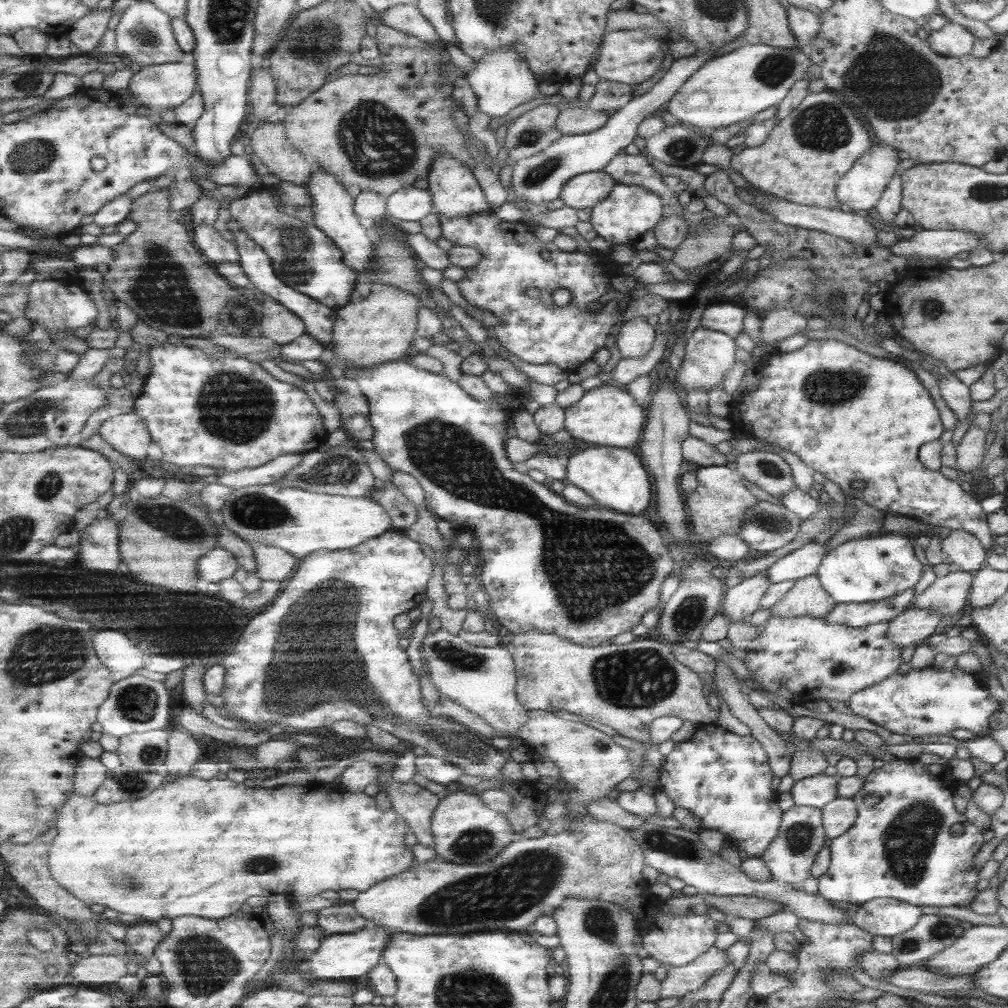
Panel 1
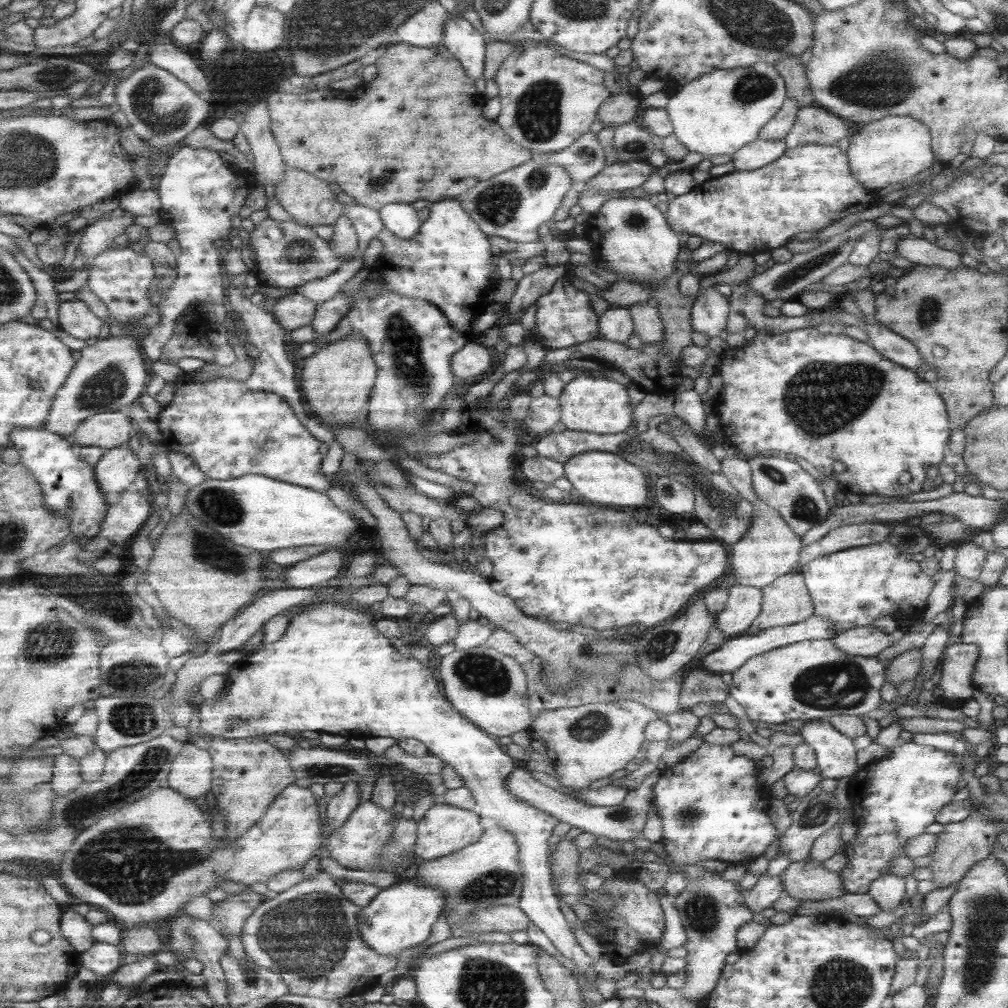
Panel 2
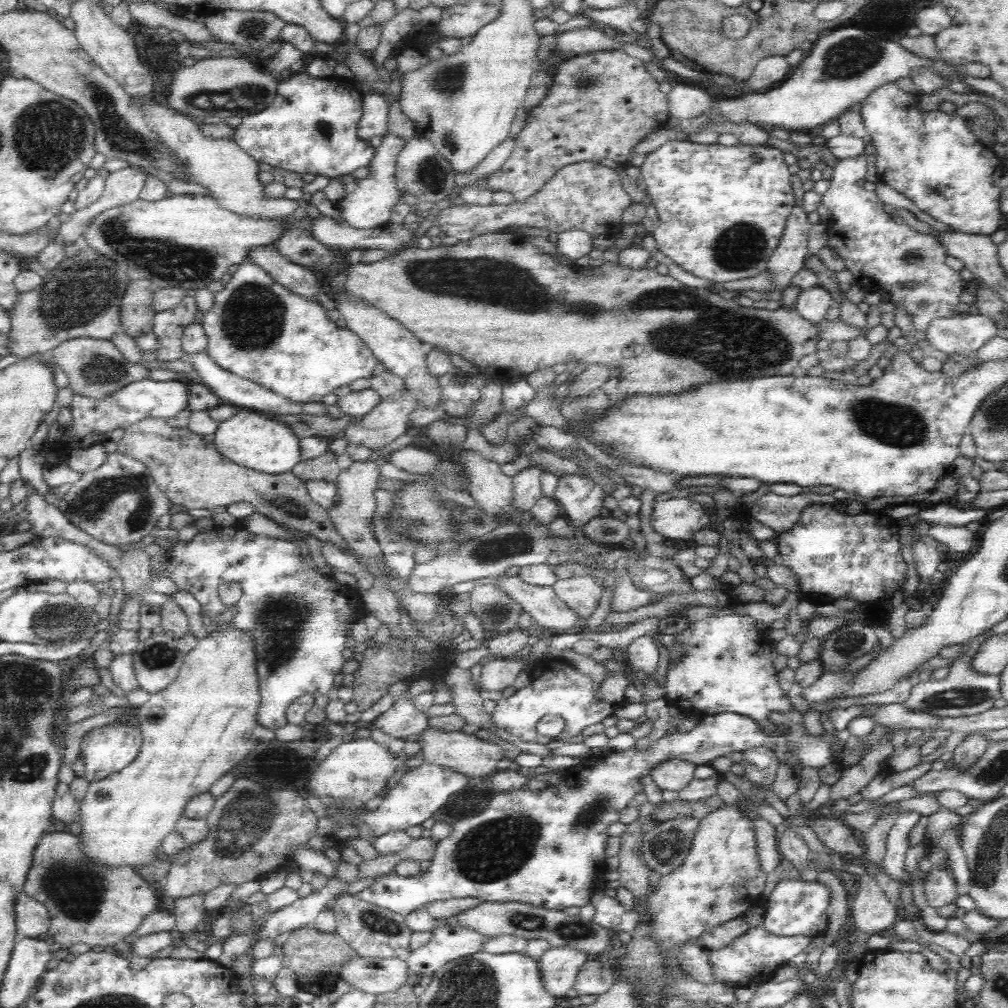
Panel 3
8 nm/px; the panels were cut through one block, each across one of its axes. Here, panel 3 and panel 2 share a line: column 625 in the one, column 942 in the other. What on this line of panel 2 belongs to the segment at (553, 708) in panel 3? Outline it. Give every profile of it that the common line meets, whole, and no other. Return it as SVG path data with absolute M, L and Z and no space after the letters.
M951 643L942 651L939 660L941 677L937 688L943 692L938 702L958 706L973 694L971 676L978 658L978 648L973 644Z

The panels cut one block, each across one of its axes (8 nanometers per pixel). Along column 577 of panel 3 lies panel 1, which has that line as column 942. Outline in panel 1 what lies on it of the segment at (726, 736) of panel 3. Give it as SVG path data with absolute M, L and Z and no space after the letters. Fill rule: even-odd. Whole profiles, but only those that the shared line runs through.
M899 758L871 770L850 799L856 809L853 824L829 842L829 866L816 878L816 893L833 902L843 900L856 906L871 899L887 897L913 906L968 908L977 894L975 884L980 869L973 867L973 856L983 844L982 830L969 824L964 815L955 811L952 790L957 782L951 779L949 771L950 765L923 764L915 759ZM869 794L879 799L874 806L865 805L865 796ZM953 824L963 825L963 832L957 836L951 835L949 829Z

